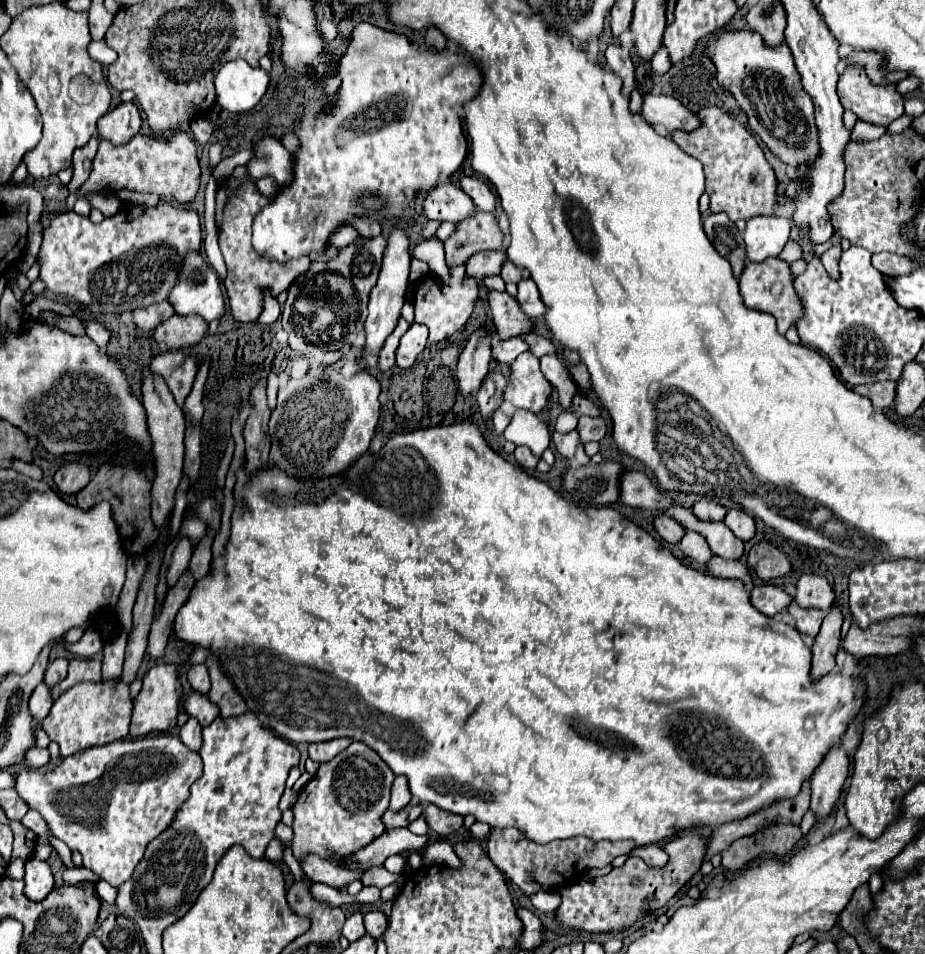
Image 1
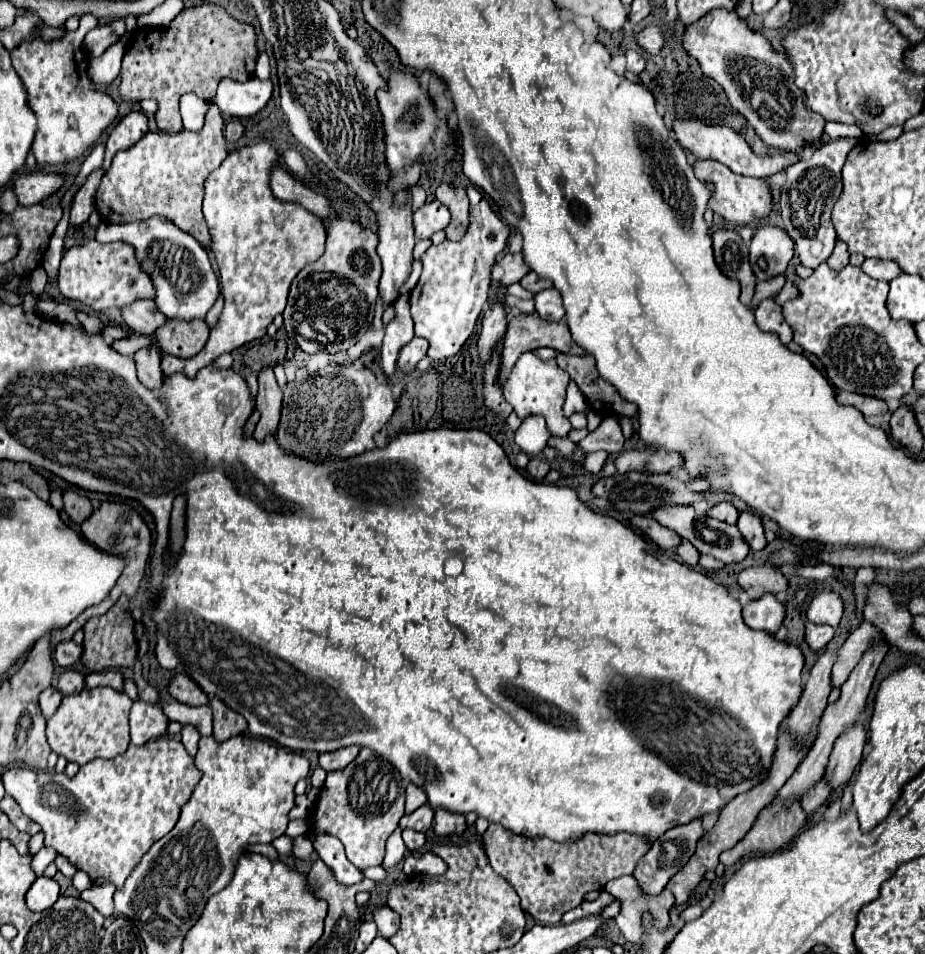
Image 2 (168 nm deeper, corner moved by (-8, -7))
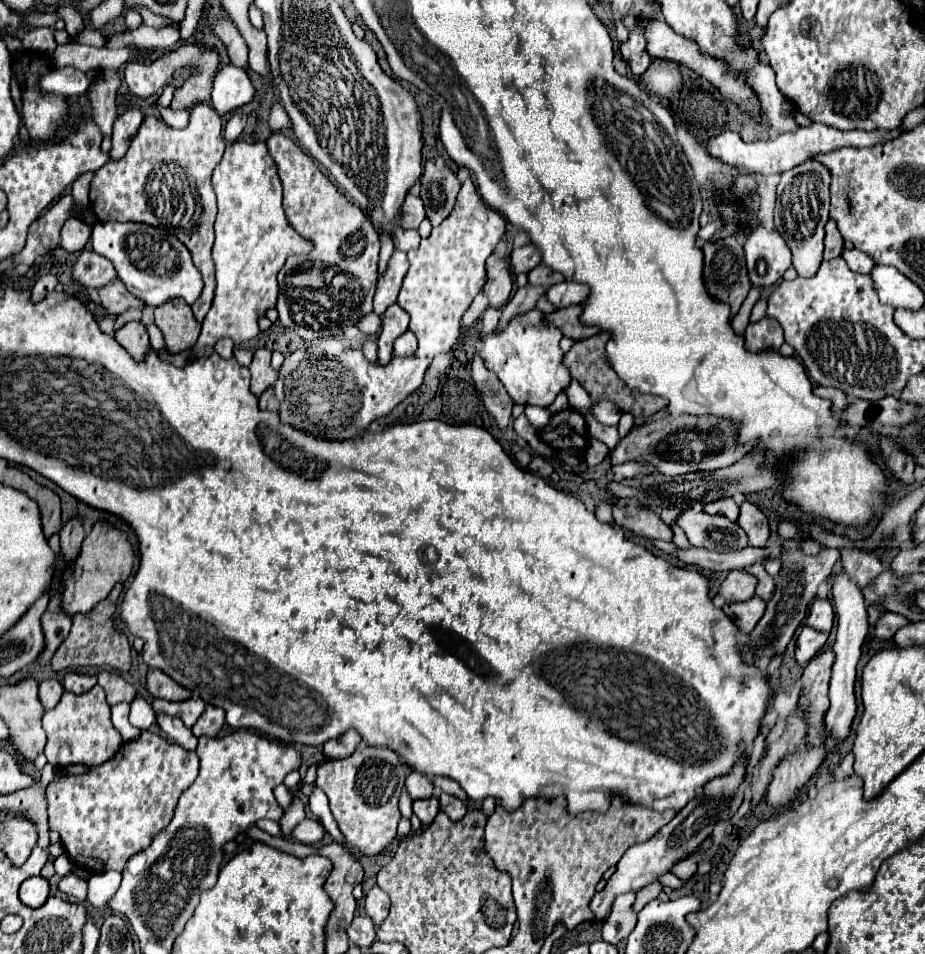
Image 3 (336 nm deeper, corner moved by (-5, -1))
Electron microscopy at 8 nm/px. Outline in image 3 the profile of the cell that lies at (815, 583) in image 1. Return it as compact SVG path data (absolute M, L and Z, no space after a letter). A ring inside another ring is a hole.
M815 600L811 604L811 610L809 610L809 618L807 618L807 626L815 628L815 630L821 630L821 632L829 632L831 626L833 626L833 618L835 618L835 612L833 612L833 606L829 600Z

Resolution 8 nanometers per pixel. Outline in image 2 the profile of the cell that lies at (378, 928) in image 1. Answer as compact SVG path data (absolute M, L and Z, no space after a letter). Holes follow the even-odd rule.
M382 906L378 910L374 910L374 922L378 926L378 934L382 938L392 938L396 932L398 932L398 924L400 924L400 918L398 914L388 908L388 906Z

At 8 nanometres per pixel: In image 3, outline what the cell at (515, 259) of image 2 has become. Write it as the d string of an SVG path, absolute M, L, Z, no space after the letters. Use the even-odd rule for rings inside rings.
M527 244L523 248L515 248L511 252L511 266L513 266L513 272L515 274L521 274L521 272L529 272L533 270L537 264L541 264L541 252L537 246L533 244Z

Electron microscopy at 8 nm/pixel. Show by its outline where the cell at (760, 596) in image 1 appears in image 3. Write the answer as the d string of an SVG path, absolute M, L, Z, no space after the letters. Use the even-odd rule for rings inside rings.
M753 596L751 600L745 600L745 602L725 604L723 612L729 618L733 618L733 622L739 628L739 632L749 634L755 628L755 624L761 620L761 616L765 612L765 602L759 596Z

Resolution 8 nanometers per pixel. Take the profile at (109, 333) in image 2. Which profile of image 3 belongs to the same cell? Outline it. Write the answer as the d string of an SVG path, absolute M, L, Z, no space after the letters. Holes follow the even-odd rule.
M152 323L146 326L146 330L149 335L151 347L155 351L165 350L166 352L168 352L163 339L163 335L159 328L157 328L157 326L154 323Z

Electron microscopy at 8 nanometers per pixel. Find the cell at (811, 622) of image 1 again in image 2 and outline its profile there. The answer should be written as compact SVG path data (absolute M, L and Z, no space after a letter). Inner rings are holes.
M806 620L806 642L812 650L822 650L834 636L834 628L828 624L812 624Z

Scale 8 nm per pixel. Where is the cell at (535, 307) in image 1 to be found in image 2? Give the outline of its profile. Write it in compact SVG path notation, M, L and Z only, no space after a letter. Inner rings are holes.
M548 288L548 290L542 290L540 294L534 294L534 306L536 306L538 316L544 320L558 322L564 316L562 300L556 288Z

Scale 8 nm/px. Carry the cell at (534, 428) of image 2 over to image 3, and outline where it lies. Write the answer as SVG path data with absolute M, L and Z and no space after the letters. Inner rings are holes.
M529 406L529 408L525 408L525 416L529 418L529 422L531 422L535 428L541 428L541 426L545 426L545 422L549 422L551 412L549 412L549 408Z

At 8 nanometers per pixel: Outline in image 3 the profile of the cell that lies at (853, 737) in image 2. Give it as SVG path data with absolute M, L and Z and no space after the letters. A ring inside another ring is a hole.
M839 572L833 580L833 606L837 610L837 640L833 644L833 652L835 652L835 662L833 662L833 674L831 674L831 684L829 684L829 698L831 698L831 706L825 714L825 724L829 726L829 730L843 740L845 736L849 736L851 730L851 722L855 716L855 674L857 674L857 660L861 654L861 646L865 642L867 630L869 630L869 622L867 622L867 606L863 600L861 590L857 588L857 584L847 578L845 572Z

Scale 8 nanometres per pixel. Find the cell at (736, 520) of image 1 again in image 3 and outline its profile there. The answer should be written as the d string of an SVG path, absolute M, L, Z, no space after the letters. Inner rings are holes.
M743 502L737 524L745 530L751 546L755 546L755 548L765 546L765 542L769 538L769 524L767 524L765 514L757 506L753 506L751 502Z

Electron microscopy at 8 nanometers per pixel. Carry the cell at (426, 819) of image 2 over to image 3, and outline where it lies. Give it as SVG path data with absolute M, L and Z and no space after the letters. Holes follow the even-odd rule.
M427 798L427 800L415 800L413 802L413 812L421 820L421 824L431 824L433 818L439 812L439 798Z

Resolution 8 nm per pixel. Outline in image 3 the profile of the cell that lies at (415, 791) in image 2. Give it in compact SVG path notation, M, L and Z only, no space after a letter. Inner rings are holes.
M411 772L411 774L407 776L405 786L407 786L407 792L409 792L409 796L411 796L413 800L417 800L417 798L429 798L429 796L425 796L425 794L433 794L433 784L431 784L431 780L429 780L425 774L421 774L421 772Z

